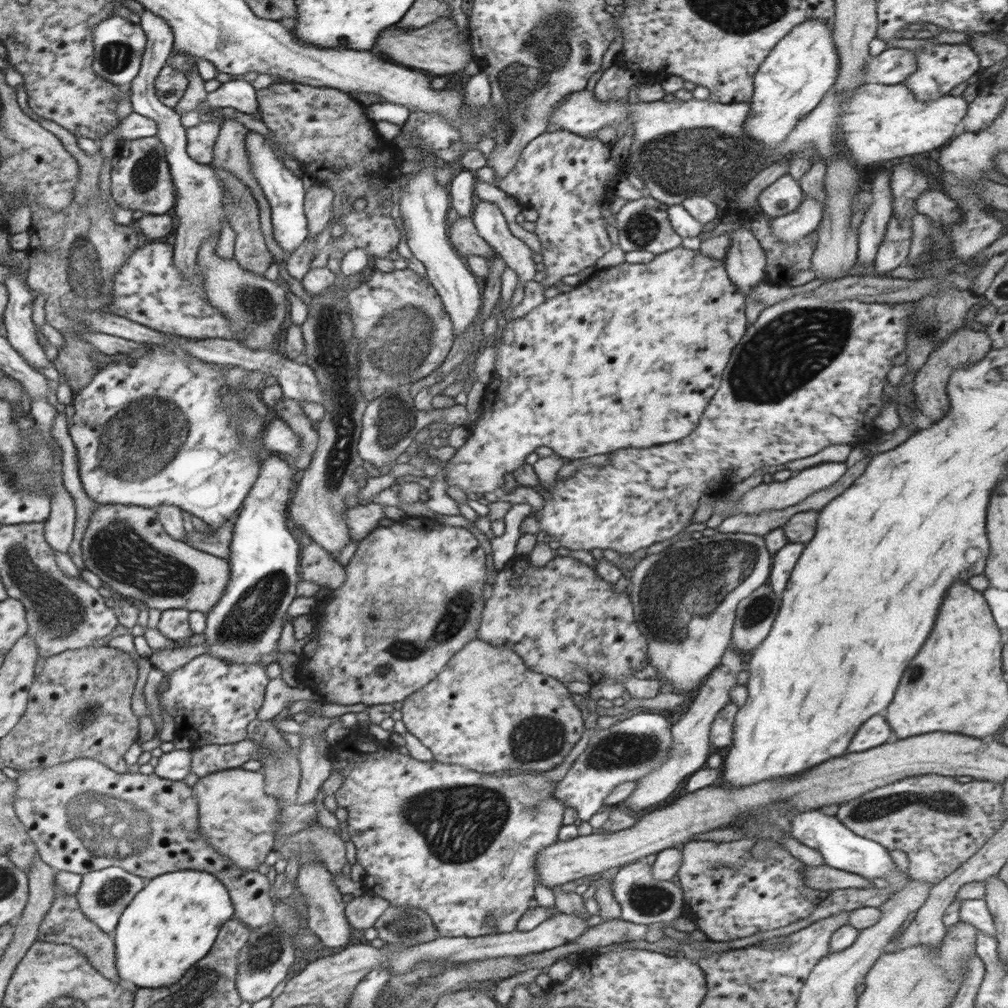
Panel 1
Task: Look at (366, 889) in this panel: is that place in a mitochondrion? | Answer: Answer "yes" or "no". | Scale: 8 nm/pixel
no

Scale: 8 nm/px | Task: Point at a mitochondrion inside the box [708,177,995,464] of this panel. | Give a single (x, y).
(796, 345)

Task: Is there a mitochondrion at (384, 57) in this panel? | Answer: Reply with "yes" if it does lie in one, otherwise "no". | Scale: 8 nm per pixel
no

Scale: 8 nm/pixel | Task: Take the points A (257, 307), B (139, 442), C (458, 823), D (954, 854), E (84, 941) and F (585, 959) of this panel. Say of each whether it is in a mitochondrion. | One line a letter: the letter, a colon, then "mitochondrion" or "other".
A: mitochondrion
B: mitochondrion
C: mitochondrion
D: other
E: other
F: other

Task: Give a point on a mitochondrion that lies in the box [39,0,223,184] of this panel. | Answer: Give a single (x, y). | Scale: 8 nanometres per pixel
(115, 57)

